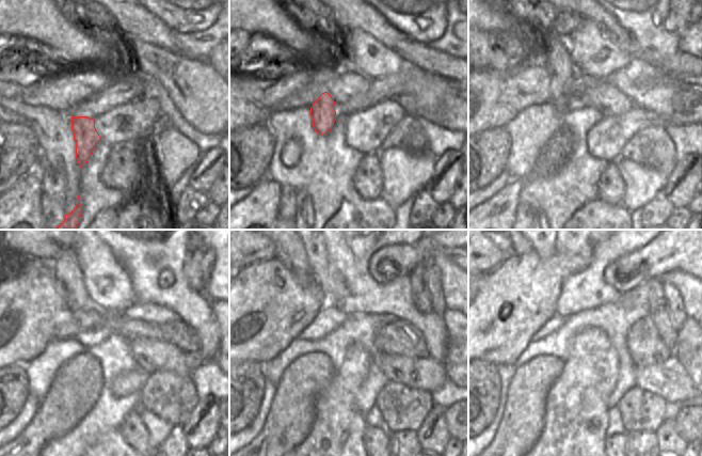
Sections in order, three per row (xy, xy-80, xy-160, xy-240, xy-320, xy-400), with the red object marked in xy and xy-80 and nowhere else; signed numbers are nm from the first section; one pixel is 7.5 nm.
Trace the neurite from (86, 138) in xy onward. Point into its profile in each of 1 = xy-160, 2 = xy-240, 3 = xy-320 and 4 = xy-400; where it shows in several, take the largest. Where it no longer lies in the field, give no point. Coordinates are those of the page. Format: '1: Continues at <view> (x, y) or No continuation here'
1: Continues at xy-160 (558, 62)
2: Continues at xy-240 (67, 272)
3: Continues at xy-320 (290, 252)
4: Continues at xy-400 (510, 251)

